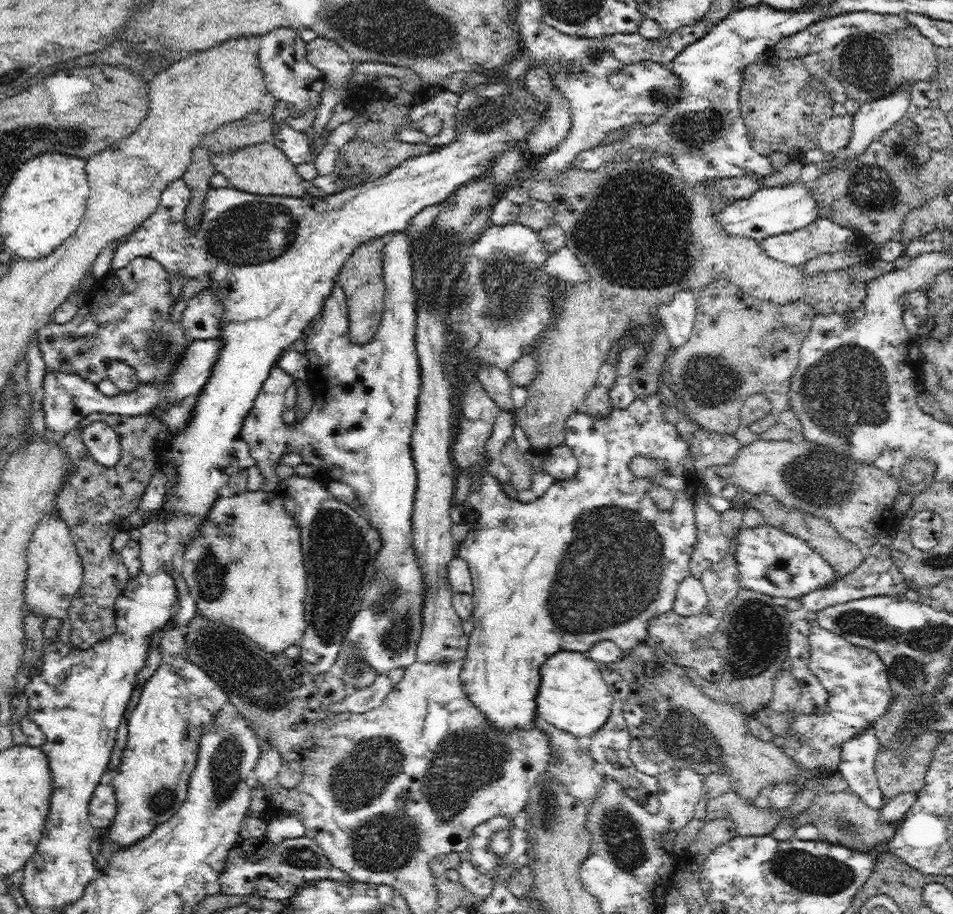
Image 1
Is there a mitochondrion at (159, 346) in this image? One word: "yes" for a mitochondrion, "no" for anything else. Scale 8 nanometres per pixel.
yes

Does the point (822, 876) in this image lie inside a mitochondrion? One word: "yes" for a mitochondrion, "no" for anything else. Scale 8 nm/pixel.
yes

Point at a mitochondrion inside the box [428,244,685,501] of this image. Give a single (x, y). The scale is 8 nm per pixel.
(504, 294)

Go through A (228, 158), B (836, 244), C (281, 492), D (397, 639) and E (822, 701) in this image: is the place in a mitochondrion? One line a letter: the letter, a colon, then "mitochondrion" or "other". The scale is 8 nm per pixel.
A: other
B: other
C: other
D: mitochondrion
E: other

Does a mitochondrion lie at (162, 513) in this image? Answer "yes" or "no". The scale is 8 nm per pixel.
no

